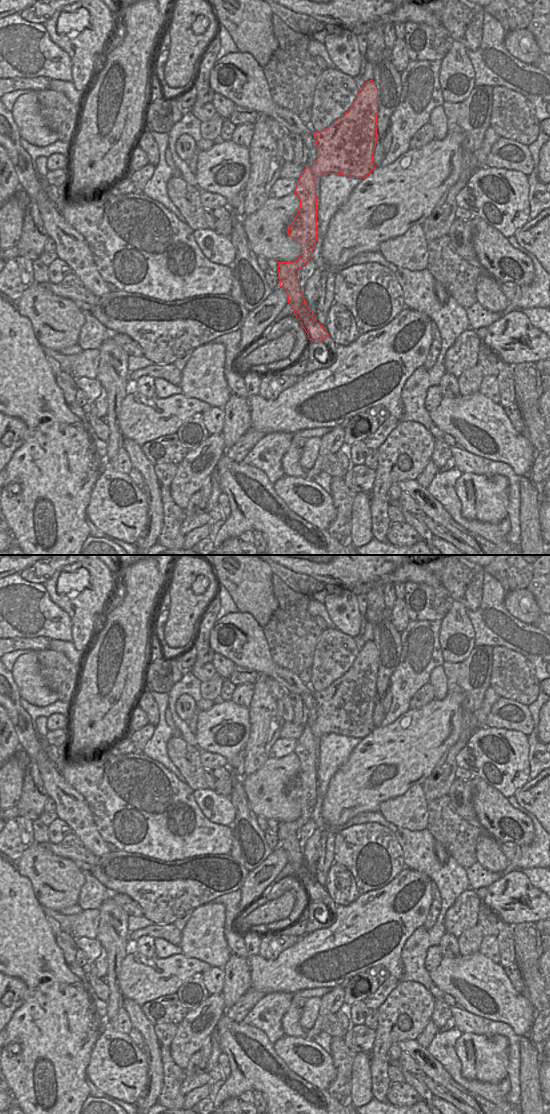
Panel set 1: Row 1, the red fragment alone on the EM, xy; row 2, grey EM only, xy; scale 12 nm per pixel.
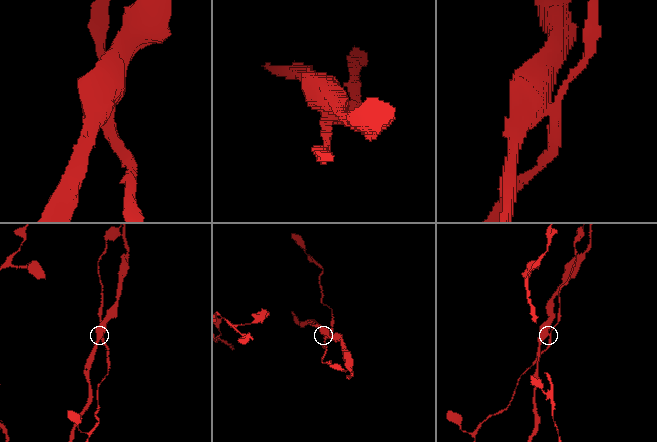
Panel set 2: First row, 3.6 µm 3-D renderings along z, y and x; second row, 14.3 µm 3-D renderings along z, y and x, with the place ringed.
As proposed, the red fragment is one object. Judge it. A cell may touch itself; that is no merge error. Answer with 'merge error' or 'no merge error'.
merge error

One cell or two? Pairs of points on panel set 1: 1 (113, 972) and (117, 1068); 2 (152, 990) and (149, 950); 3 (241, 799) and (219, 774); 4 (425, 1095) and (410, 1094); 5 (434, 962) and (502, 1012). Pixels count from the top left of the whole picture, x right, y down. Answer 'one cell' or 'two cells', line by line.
1: one cell
2: two cells
3: two cells
4: two cells
5: two cells

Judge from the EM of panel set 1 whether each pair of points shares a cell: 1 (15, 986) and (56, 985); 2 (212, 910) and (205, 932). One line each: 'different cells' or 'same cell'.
1: different cells
2: same cell

